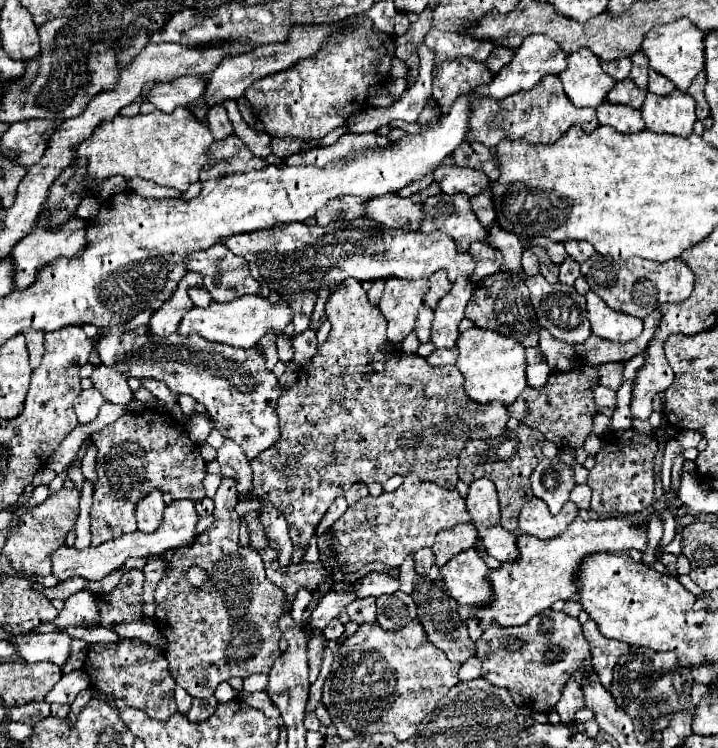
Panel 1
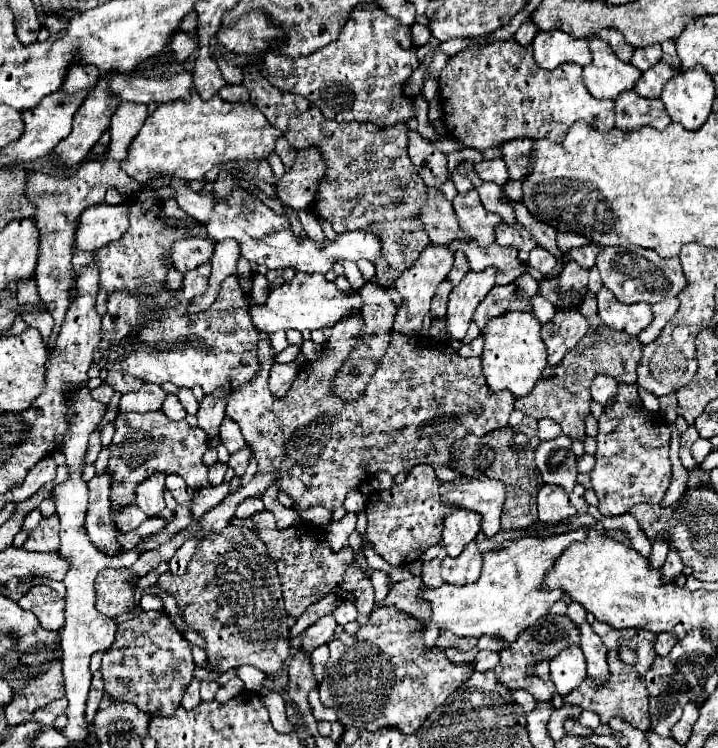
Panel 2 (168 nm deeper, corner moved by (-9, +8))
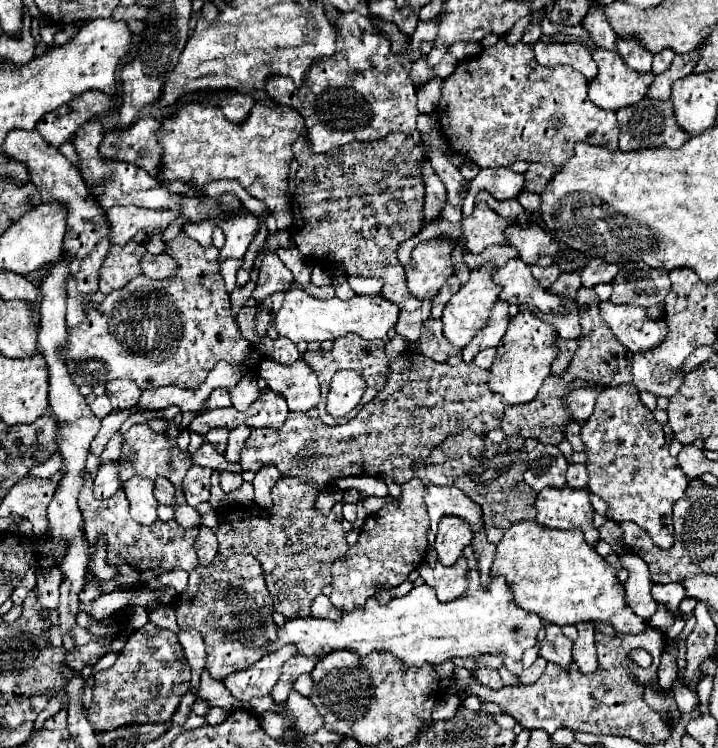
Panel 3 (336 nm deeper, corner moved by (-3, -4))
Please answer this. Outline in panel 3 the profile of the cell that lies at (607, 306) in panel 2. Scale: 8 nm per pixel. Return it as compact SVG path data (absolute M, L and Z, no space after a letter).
M601 302L599 310L601 318L613 330L615 338L629 352L651 350L659 346L667 336L665 320L651 320L649 312L641 306Z

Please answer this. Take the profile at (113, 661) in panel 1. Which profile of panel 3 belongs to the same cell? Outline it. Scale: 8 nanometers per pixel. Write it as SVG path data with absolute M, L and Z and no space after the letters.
M147 622L133 632L117 658L117 662L103 672L95 674L93 702L89 706L87 720L99 732L115 730L127 724L171 724L171 716L177 710L181 696L189 690L191 668L183 656L183 646L177 634Z

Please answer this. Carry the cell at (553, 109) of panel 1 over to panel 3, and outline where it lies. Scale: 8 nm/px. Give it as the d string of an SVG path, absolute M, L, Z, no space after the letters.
M499 40L493 48L483 48L475 58L463 60L457 70L443 82L443 96L435 108L437 120L449 146L479 168L511 166L517 160L541 164L565 164L573 156L575 142L605 146L617 150L619 122L613 110L597 108L587 96L587 78L571 66L539 66L529 44L509 46Z

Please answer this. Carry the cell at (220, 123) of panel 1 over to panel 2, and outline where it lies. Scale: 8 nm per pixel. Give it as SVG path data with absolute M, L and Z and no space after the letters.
M223 86L219 90L219 96L225 100L225 102L245 102L247 98L247 90L243 86Z

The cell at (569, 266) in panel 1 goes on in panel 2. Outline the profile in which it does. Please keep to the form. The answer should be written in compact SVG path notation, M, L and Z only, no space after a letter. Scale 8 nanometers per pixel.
M569 260L559 274L559 284L563 284L563 292L573 290L573 288L585 290L587 288L587 274L589 274L589 270L585 270L579 264L575 264L573 260Z

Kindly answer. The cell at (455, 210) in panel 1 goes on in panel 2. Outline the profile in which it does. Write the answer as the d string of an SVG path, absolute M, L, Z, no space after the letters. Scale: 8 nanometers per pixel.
M475 190L467 194L457 194L453 198L453 210L459 220L459 228L479 246L489 246L495 242L495 226L501 224L499 216L485 212L483 204L479 204L479 196Z

